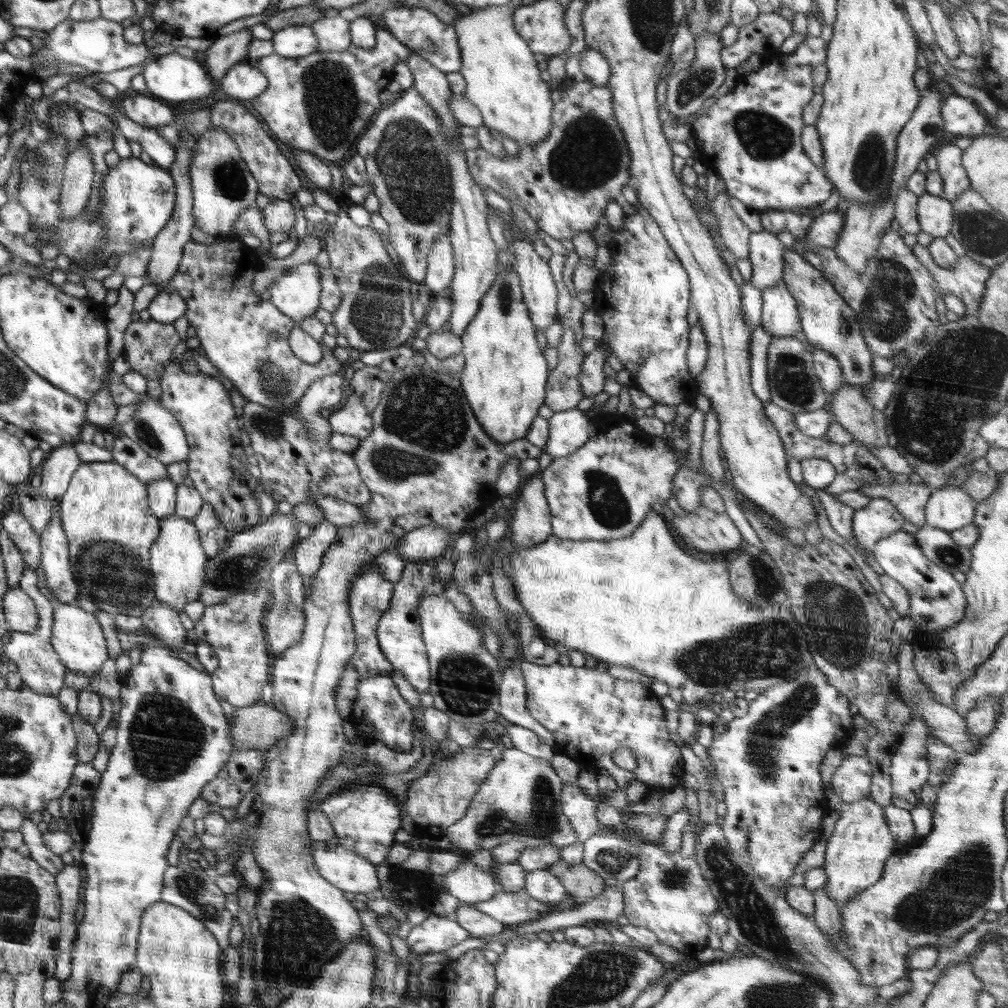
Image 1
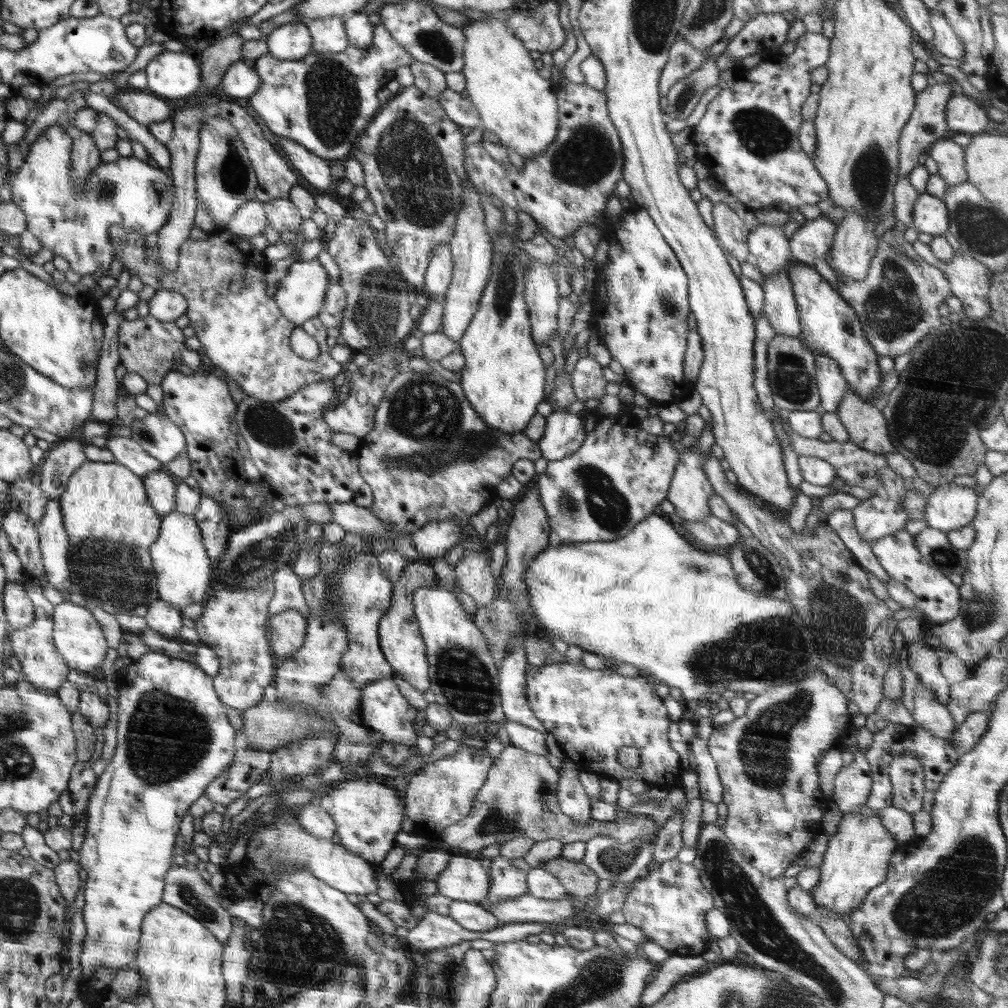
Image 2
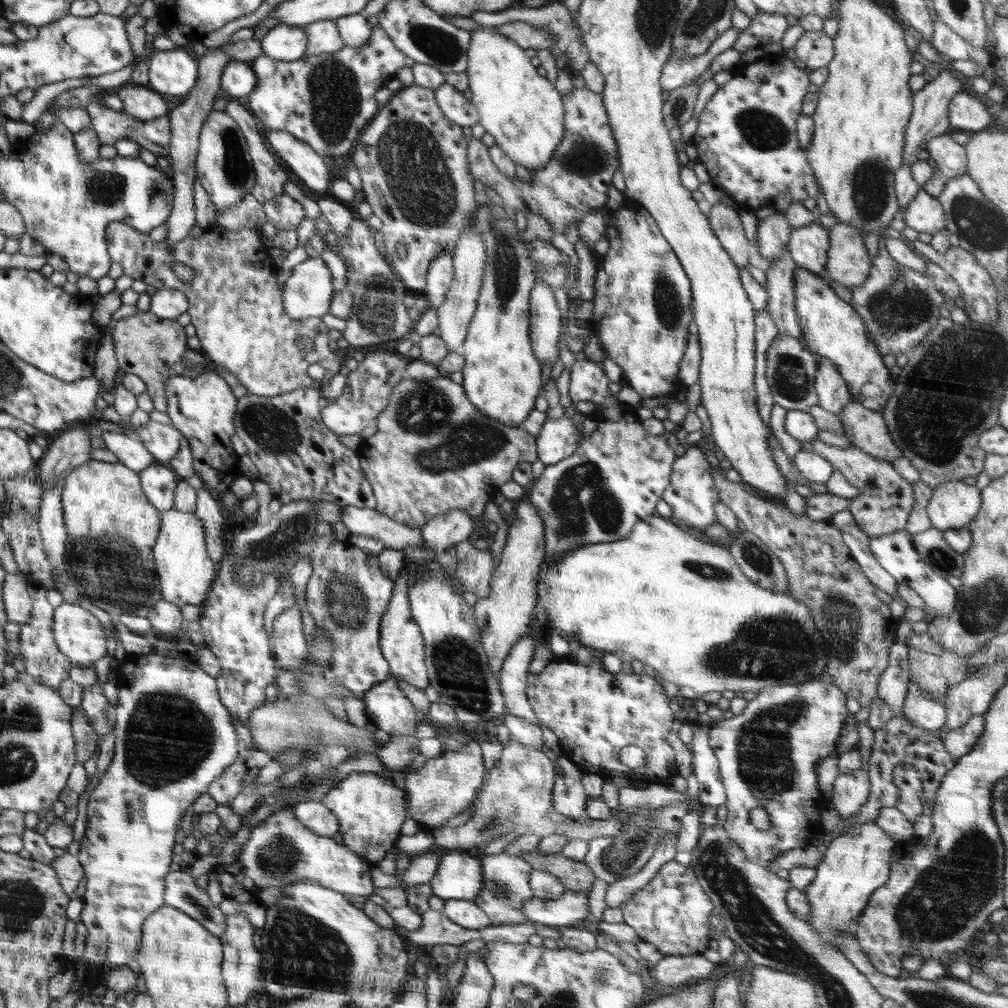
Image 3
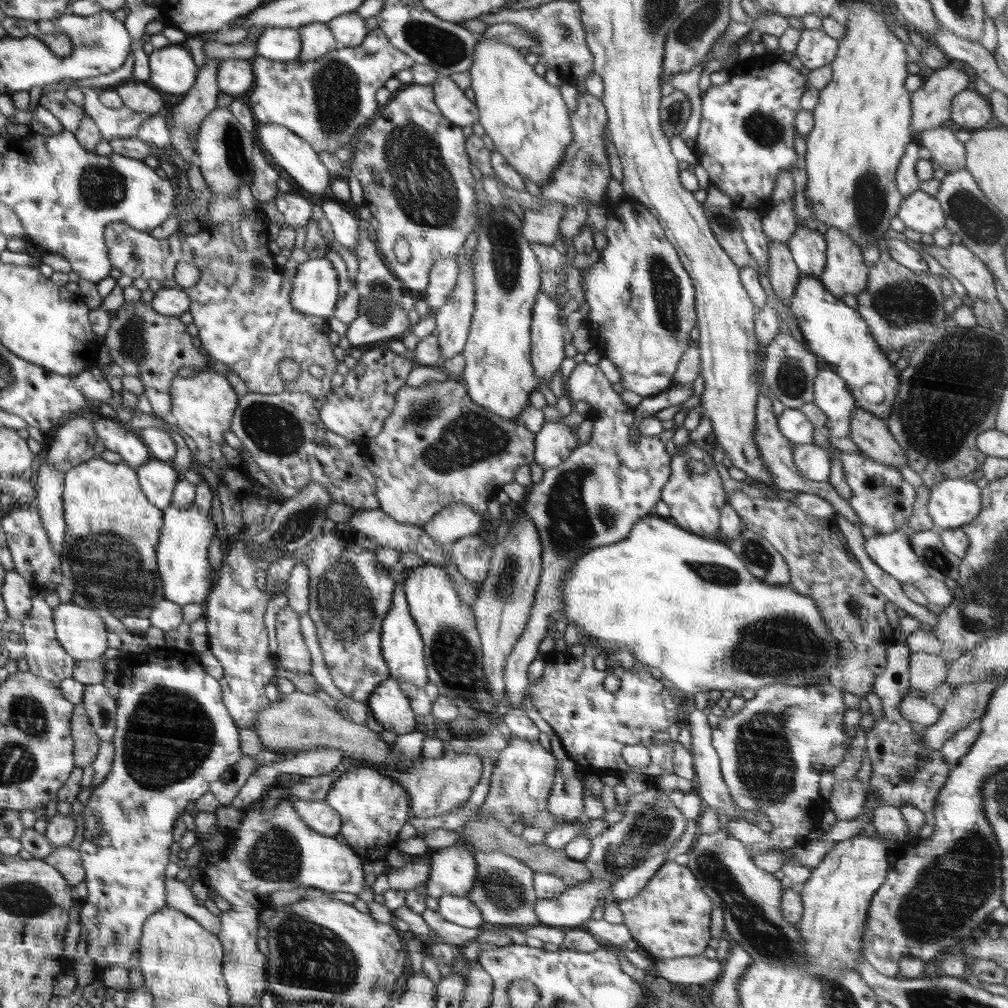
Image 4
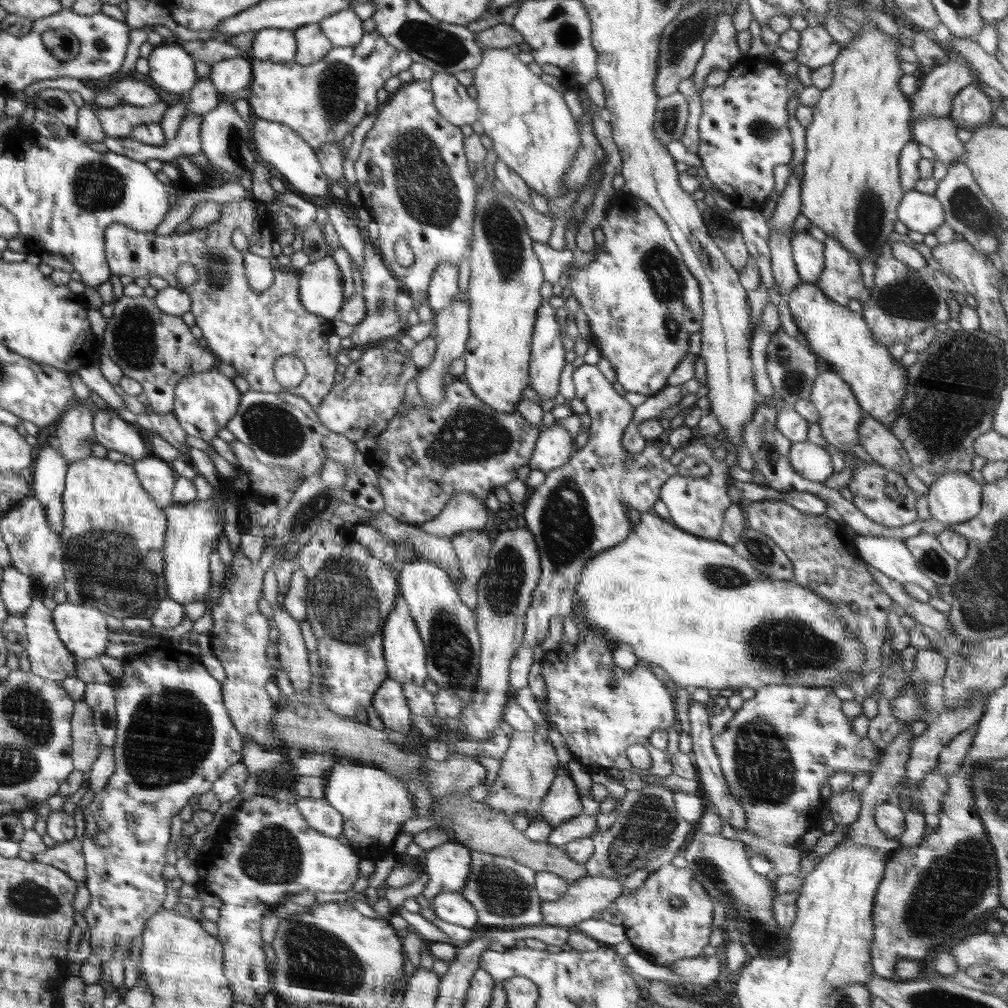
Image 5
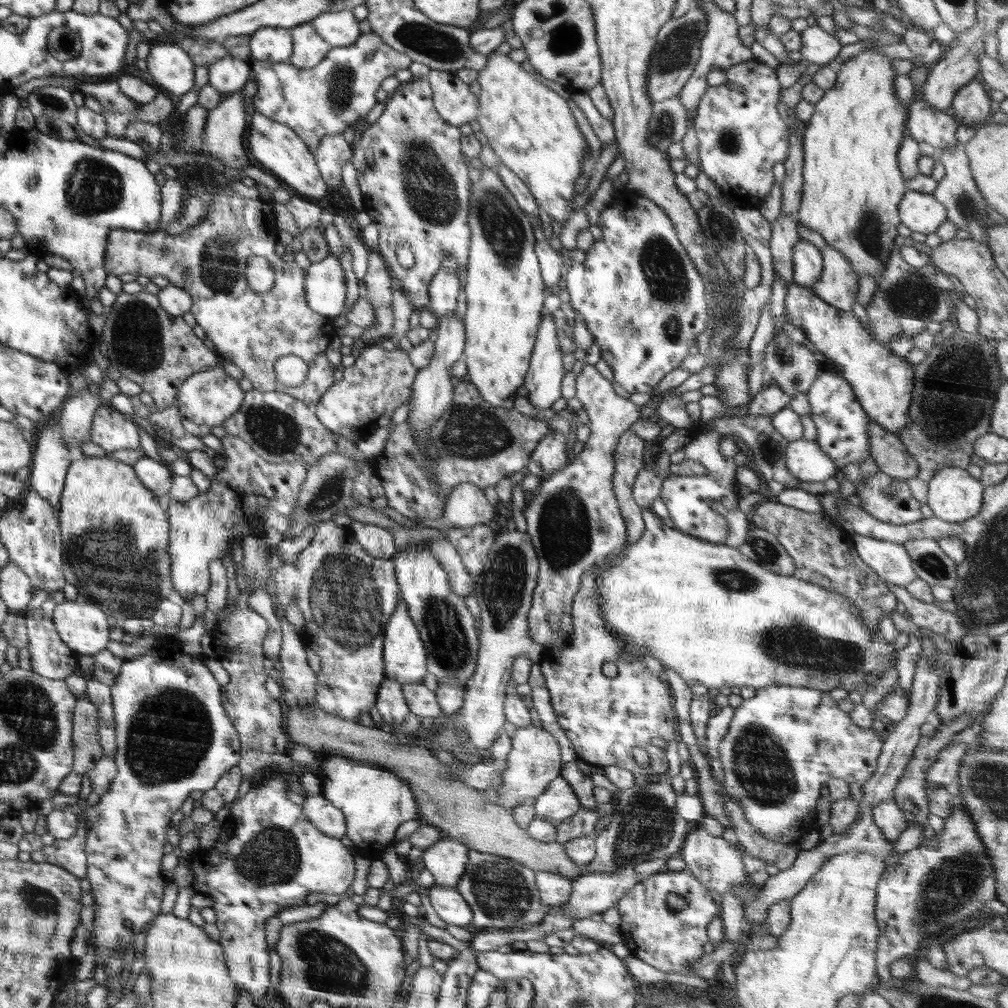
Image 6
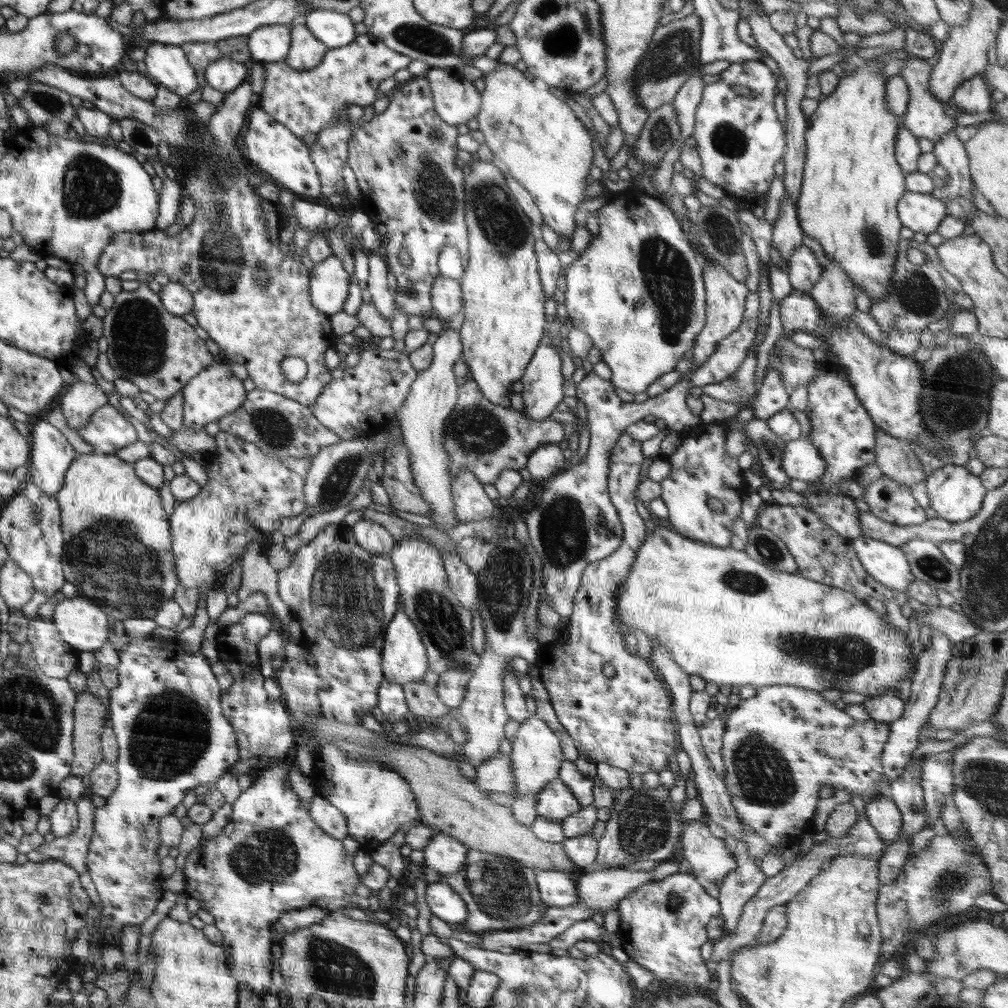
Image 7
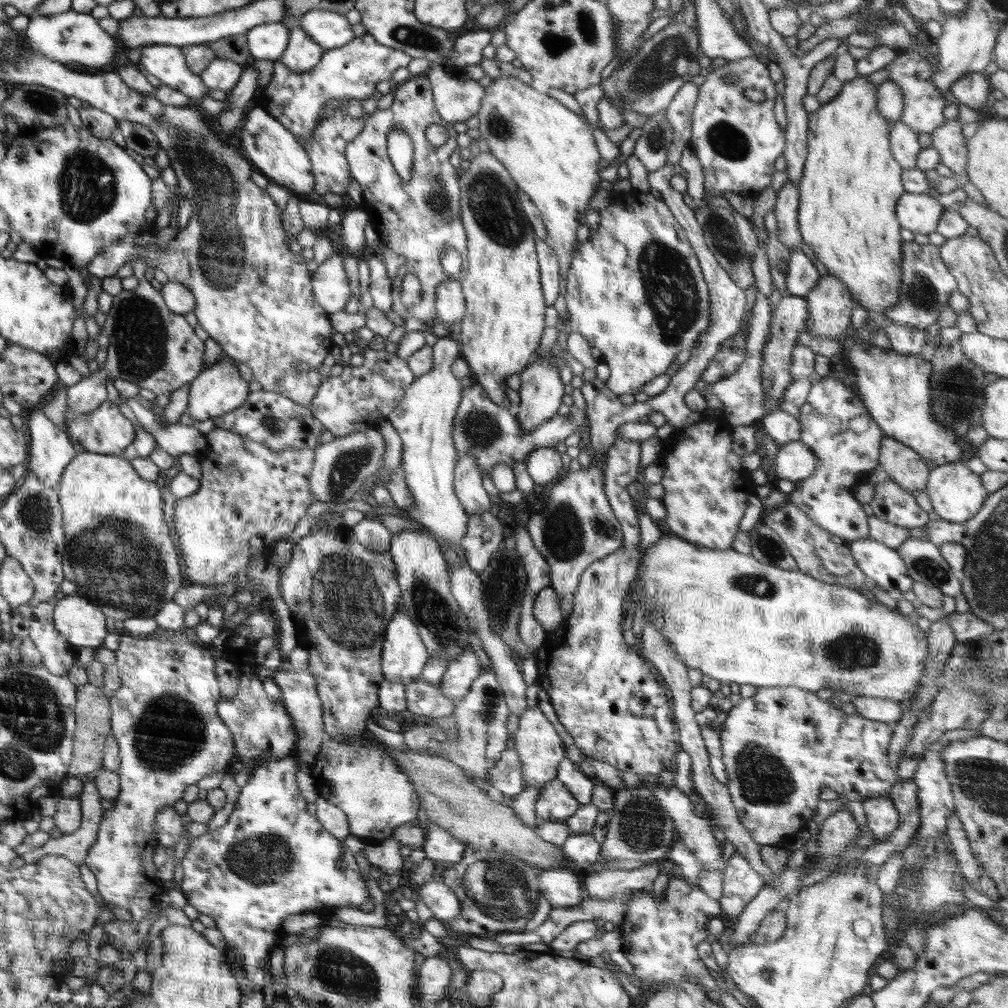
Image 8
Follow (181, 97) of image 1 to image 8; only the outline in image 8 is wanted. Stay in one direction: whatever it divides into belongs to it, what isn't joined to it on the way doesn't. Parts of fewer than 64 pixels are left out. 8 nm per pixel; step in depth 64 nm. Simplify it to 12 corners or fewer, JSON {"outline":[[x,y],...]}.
{"outline":[[148,45],[139,63],[165,86],[201,101],[209,89],[181,47]]}

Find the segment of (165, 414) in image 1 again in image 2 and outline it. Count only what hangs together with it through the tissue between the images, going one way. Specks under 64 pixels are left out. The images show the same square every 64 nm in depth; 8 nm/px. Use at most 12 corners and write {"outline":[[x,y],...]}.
{"outline":[[158,408],[130,426],[132,438],[161,463],[185,452],[179,426]]}

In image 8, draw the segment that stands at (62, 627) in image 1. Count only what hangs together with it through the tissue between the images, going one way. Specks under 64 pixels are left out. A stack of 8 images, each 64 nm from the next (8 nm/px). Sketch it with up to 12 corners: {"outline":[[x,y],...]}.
{"outline":[[80,596],[54,608],[55,630],[75,647],[106,638],[106,615]]}

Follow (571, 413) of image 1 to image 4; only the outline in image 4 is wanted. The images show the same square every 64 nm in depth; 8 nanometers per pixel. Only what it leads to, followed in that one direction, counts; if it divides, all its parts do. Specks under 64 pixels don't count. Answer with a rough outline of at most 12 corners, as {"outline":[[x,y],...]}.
{"outline":[[545,422],[535,434],[534,463],[562,464],[579,445],[572,428]]}

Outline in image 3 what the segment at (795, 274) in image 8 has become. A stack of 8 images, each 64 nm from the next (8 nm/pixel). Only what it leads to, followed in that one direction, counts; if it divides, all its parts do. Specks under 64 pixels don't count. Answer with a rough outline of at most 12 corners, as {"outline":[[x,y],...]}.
{"outline":[[819,221],[791,231],[787,251],[797,264],[822,275],[829,230]]}

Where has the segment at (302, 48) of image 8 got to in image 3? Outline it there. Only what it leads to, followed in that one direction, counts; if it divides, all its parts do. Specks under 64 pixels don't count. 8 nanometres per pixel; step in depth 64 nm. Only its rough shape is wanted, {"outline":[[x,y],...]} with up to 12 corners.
{"outline":[[334,19],[303,27],[304,58],[337,53],[345,46]]}

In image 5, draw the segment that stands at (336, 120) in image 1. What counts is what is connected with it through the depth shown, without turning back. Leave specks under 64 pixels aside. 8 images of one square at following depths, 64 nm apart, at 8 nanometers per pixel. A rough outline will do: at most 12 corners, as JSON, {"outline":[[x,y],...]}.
{"outline":[[376,31],[309,66],[252,59],[254,118],[312,149],[413,60]]}

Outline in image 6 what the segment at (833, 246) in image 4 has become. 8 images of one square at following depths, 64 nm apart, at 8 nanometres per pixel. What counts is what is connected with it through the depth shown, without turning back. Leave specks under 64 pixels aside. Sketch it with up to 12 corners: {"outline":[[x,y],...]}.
{"outline":[[826,245],[813,293],[838,310],[852,310],[859,275]]}

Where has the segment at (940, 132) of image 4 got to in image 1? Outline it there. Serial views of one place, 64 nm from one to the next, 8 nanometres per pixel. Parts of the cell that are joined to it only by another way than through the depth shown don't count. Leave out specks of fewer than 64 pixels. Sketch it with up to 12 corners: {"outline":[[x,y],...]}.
{"outline":[[955,144],[934,152],[950,202],[971,186]]}

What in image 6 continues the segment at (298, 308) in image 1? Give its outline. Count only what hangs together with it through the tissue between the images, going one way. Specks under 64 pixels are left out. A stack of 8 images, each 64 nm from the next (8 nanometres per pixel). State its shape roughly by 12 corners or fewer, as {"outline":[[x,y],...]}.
{"outline":[[329,254],[305,270],[308,306],[344,312],[346,278]]}

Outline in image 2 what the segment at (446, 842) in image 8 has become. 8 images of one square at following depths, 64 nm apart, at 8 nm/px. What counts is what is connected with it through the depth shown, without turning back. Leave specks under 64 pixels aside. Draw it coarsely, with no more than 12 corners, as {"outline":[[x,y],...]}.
{"outline":[[453,853],[435,882],[442,896],[480,902],[491,887],[482,859]]}

